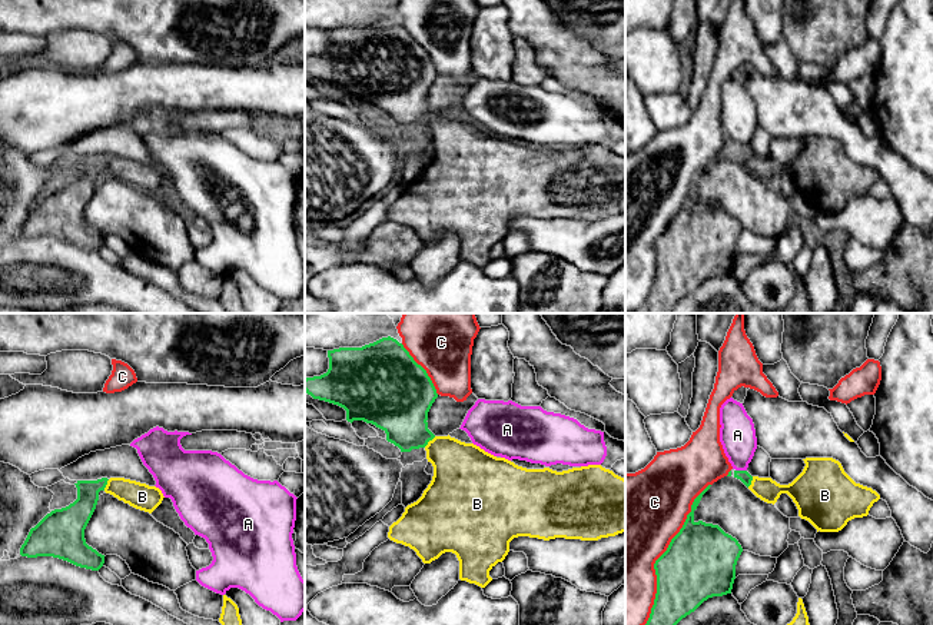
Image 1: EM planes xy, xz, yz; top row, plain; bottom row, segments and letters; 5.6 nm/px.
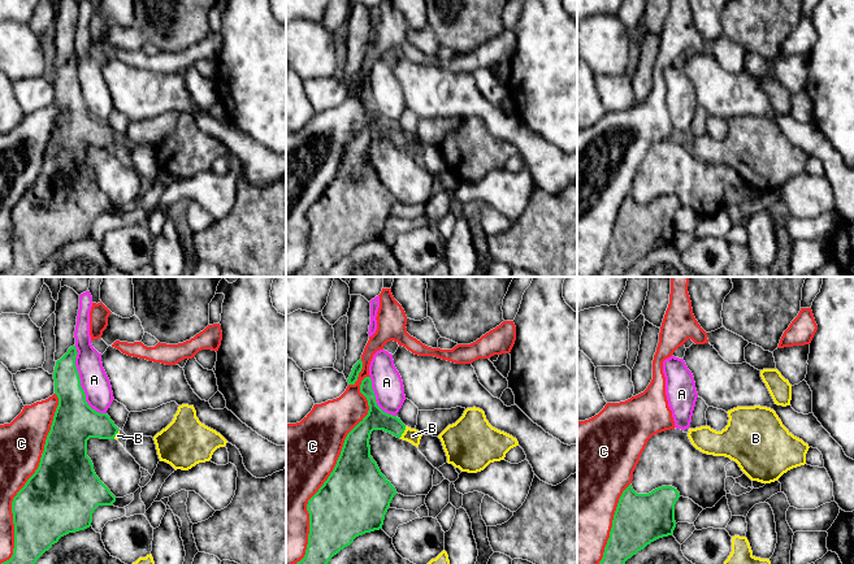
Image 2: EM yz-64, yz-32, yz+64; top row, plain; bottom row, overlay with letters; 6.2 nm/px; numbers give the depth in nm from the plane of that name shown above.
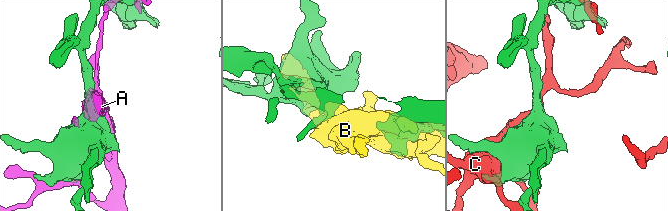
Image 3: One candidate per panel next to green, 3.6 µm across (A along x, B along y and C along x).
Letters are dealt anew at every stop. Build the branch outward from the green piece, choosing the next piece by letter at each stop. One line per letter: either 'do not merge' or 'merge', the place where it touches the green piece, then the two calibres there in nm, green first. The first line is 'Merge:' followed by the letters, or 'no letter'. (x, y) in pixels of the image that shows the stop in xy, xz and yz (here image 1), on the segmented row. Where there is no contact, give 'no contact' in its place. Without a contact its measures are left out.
Merge: B
A: do not merge; meets green in yz at (741, 471); 70 nm thick on the green side, 200 nm on the other
B: merge; meets green in xz at (430, 439); 320 nm thick on the green side, 320 nm on the other
C: do not merge; meets green in yz at (663, 554); 400 nm thick on the green side, 500 nm on the other

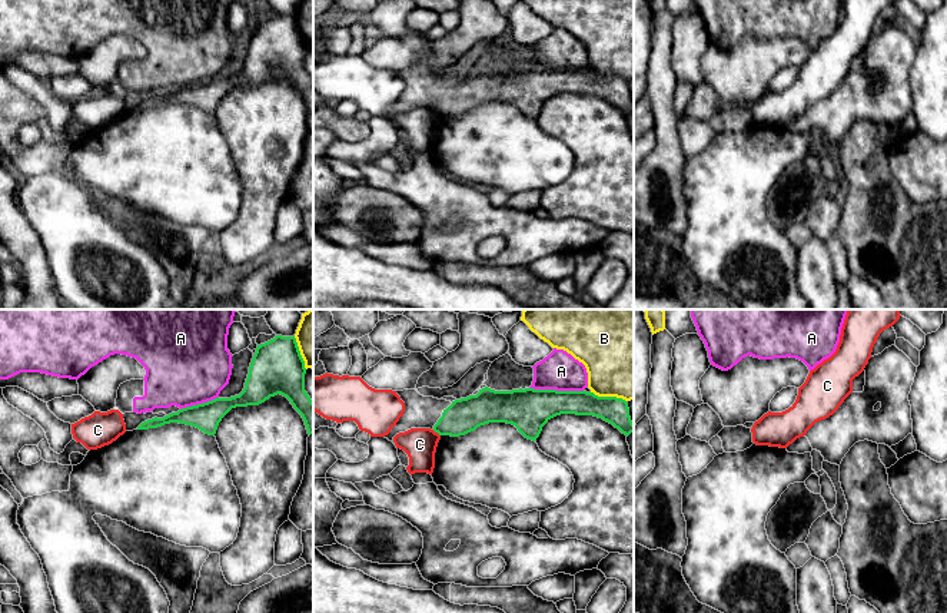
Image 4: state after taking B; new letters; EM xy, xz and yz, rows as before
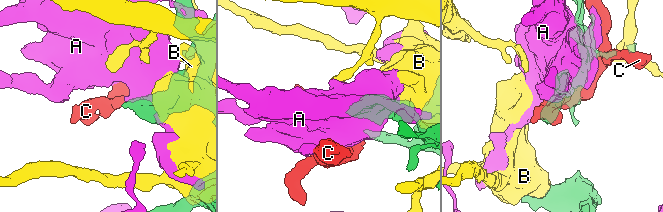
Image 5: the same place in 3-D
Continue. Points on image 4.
Merge: no letter
A: do not merge; meets green in xz at (555, 390); 240 nm thick on the green side, 220 nm on the other
B: do not merge; meets green in xz at (608, 397); 150 nm thick on the green side, 460 nm on the other
C: do not merge; meets green in xz at (437, 431); 190 nm thick on the green side, 180 nm on the other

